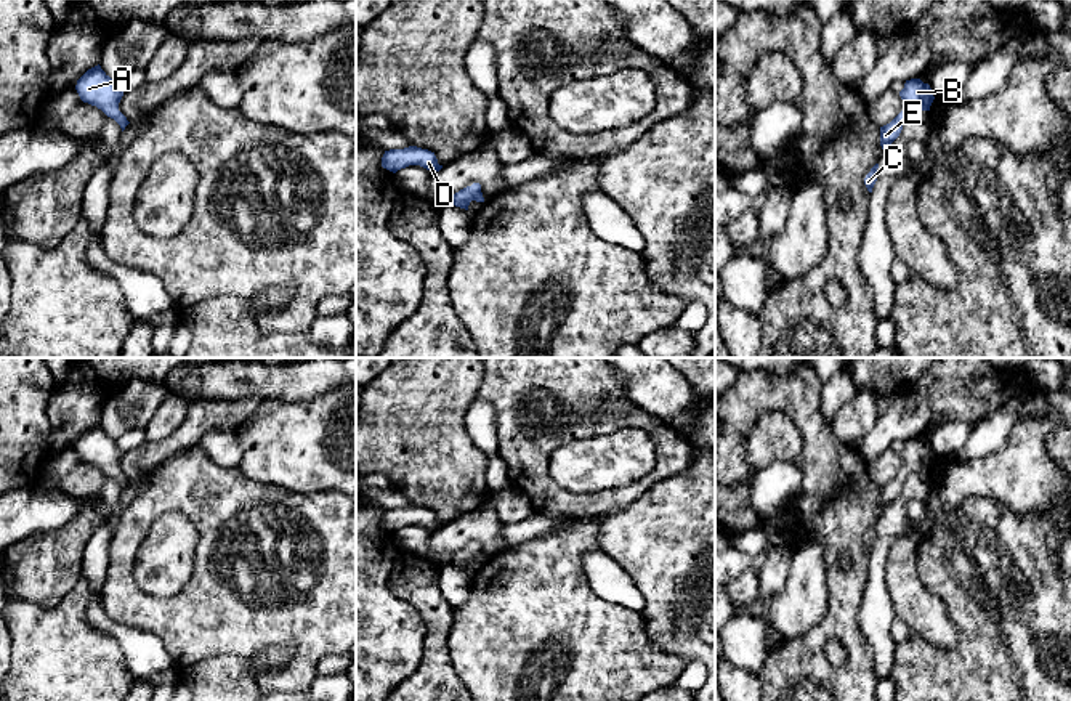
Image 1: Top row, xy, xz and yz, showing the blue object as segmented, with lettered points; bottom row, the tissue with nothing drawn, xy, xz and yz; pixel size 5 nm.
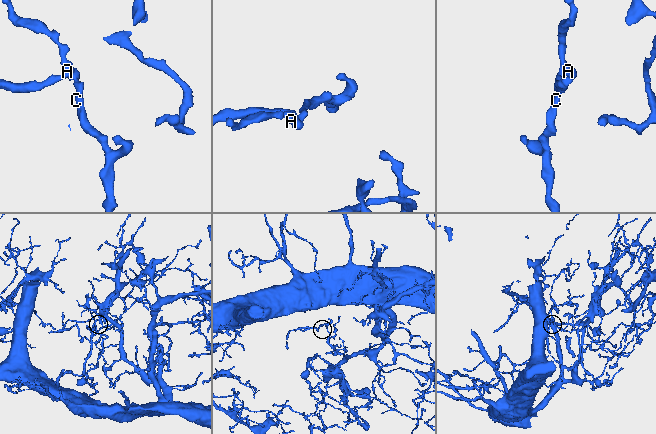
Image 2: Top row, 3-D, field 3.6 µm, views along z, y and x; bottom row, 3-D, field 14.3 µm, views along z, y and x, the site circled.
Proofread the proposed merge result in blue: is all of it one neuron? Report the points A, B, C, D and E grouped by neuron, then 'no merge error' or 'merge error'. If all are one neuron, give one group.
groups A B C D E; no merge error

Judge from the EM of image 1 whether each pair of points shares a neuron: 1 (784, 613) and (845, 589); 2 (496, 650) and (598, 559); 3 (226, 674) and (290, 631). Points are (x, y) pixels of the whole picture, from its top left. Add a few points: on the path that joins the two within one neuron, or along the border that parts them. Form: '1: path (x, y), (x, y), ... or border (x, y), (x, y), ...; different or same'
1: border (824, 560), (826, 613), (808, 631); different
2: border (592, 549), (582, 555), (582, 570), (606, 600); different
3: border (202, 660), (223, 655), (236, 655), (242, 660); different

